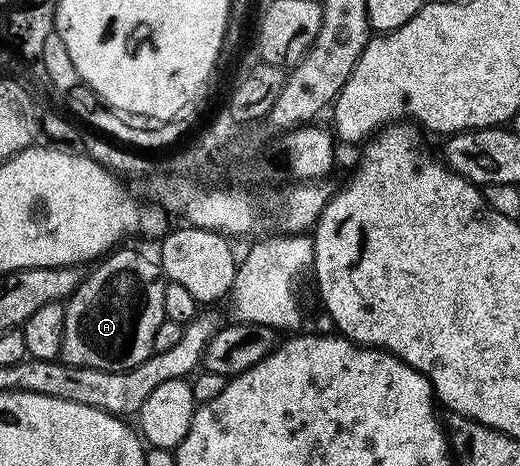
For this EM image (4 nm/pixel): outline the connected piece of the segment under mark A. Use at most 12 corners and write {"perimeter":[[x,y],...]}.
{"perimeter":[[132,248],[68,297],[65,364],[130,370],[166,319],[166,277]]}

